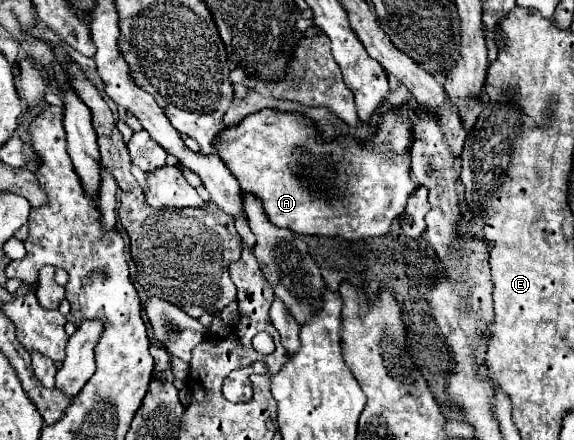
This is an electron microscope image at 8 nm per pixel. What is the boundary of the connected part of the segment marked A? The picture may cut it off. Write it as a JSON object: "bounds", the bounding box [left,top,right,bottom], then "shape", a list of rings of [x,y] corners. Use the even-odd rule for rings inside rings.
{"bounds":[217,106,415,240],"shape":[[[403,106],[397,112],[383,114],[375,140],[357,144],[353,138],[339,138],[335,144],[323,144],[309,118],[279,110],[259,110],[217,134],[217,154],[237,176],[241,188],[263,200],[265,216],[277,228],[289,228],[295,234],[365,240],[387,234],[391,222],[403,214],[407,198],[415,190],[409,178],[413,118],[411,110]],[[297,160],[335,164],[341,180],[331,182],[337,182],[343,200],[331,204],[325,198],[313,196],[307,186],[301,186],[293,178]]]}

